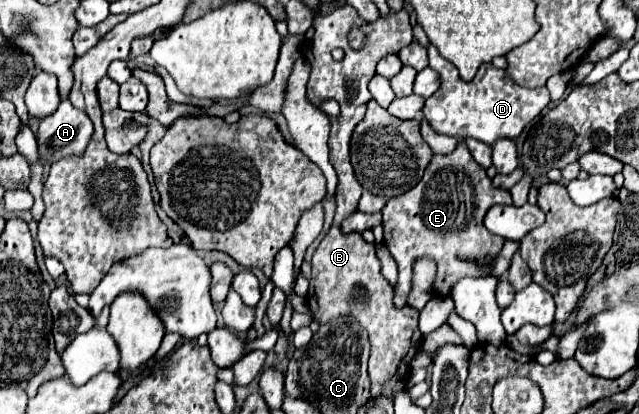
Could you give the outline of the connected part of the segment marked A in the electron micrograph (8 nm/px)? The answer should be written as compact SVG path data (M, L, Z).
M65 99L55 113L43 117L39 123L37 143L45 167L55 163L55 159L61 159L63 155L79 155L79 151L87 147L91 131L93 123L87 113L71 107L71 101Z

